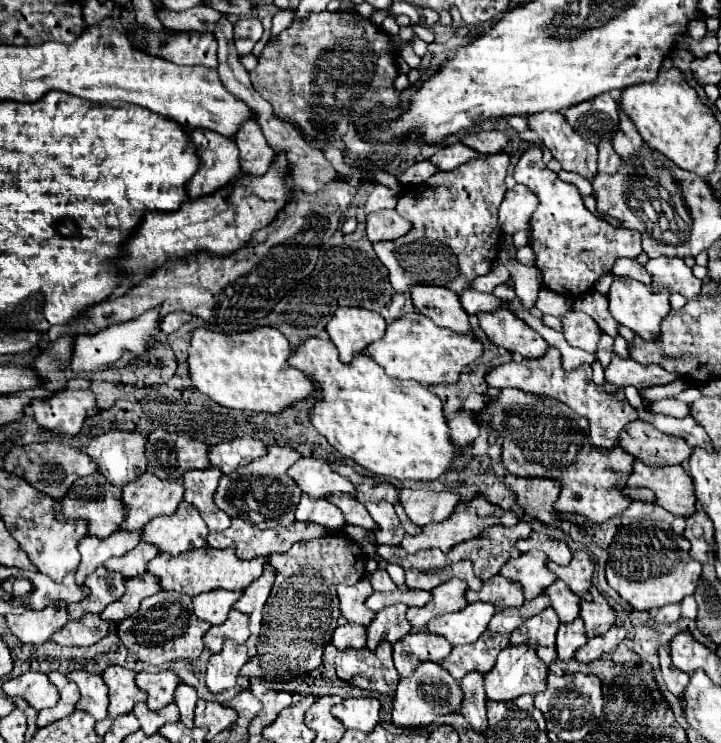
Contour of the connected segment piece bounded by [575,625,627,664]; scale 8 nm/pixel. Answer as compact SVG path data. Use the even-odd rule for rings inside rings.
M613 625L603 636L591 638L575 654L575 659L582 664L600 659L604 654L615 652L621 641L626 638L623 627Z

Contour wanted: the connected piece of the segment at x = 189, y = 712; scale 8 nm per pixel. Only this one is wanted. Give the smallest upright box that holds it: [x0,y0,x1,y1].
[174,683,196,727]

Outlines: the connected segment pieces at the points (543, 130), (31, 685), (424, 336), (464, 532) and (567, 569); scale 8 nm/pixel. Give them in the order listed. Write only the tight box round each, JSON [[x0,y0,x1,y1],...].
[[528,113,598,179],[2,673,58,711],[366,313,482,387],[400,497,518,553],[546,551,592,599]]

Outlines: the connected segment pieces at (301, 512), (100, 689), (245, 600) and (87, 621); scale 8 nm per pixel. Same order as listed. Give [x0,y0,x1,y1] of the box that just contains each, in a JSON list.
[[296,495,346,529],[68,671,108,719],[236,563,274,613],[52,615,110,647]]

